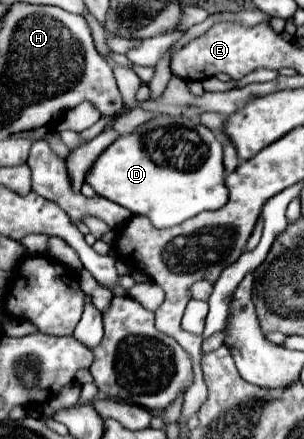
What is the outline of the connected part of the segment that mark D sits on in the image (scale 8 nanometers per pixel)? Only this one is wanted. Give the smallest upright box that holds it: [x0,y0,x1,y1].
[87,115,229,229]

